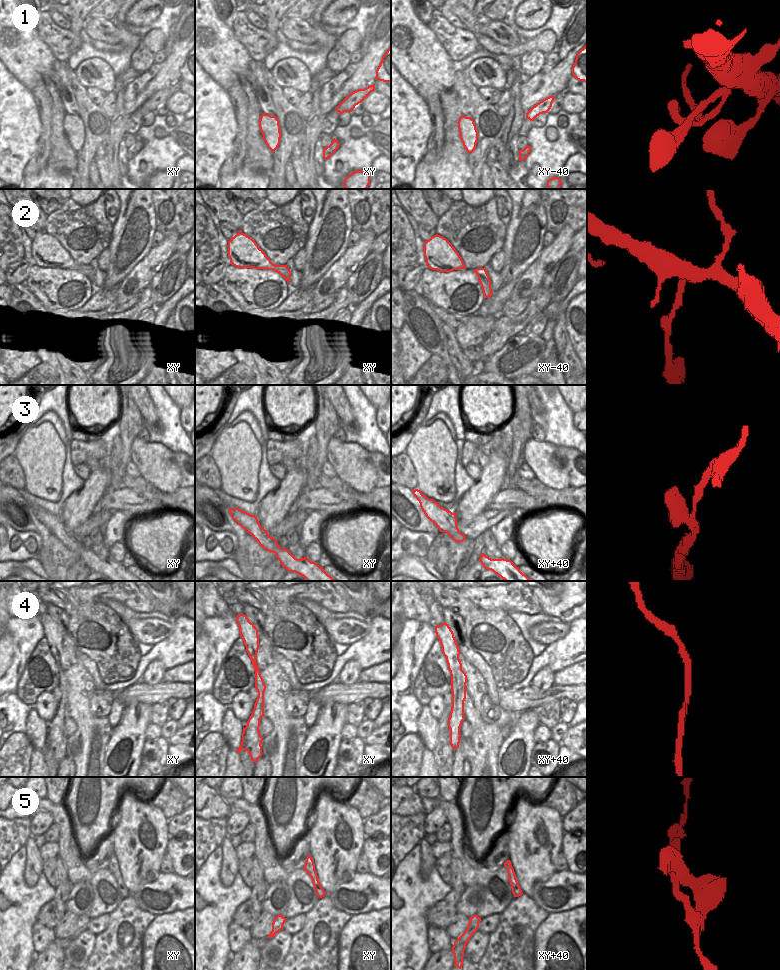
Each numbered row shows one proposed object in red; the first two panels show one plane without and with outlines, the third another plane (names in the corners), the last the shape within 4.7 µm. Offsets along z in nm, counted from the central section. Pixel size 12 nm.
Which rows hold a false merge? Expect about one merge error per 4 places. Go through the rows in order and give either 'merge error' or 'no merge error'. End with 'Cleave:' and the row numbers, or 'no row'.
1: no merge error
2: no merge error
3: no merge error
4: no merge error
5: no merge error
Cleave: no row

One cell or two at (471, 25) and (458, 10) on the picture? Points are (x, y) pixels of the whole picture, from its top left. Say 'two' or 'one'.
one

